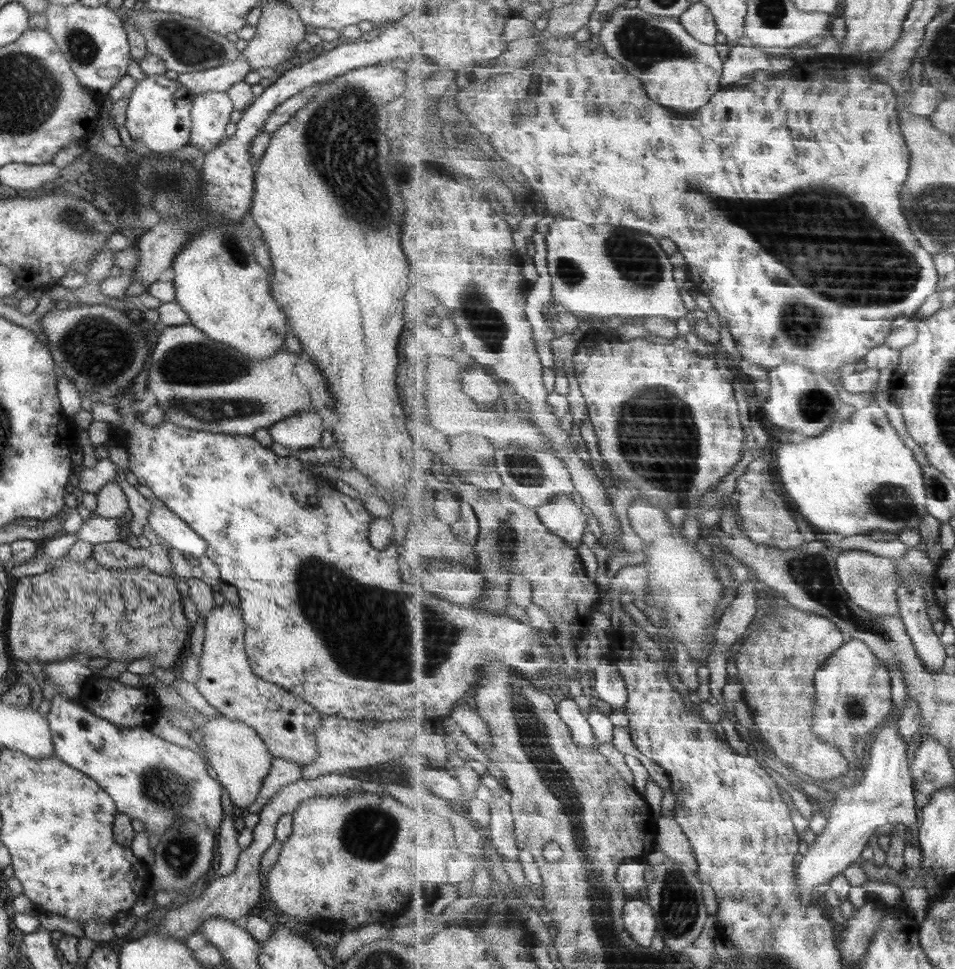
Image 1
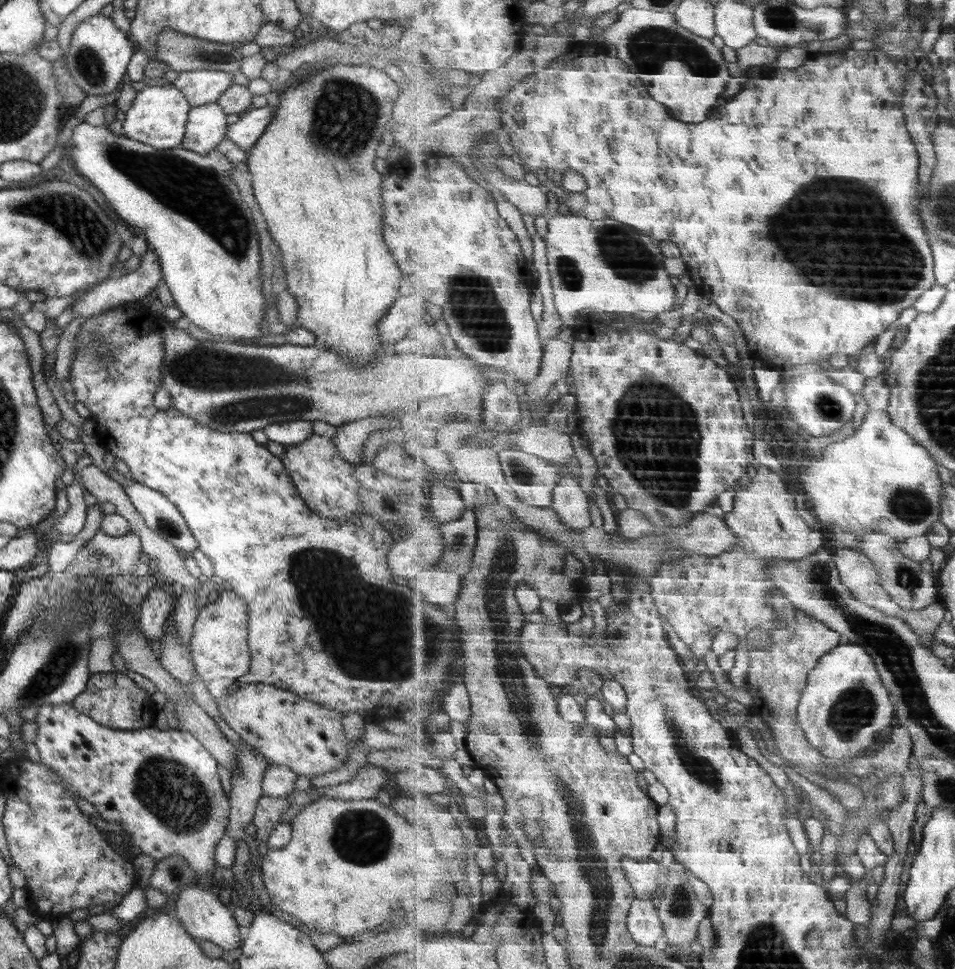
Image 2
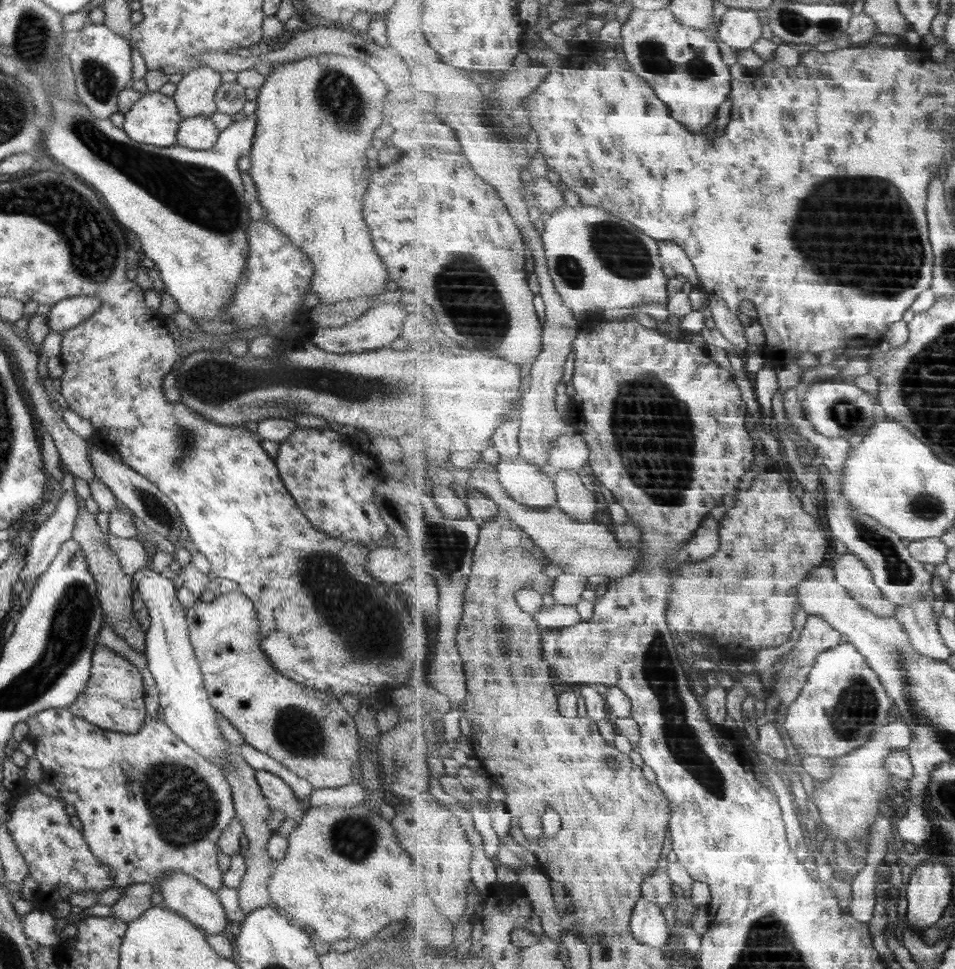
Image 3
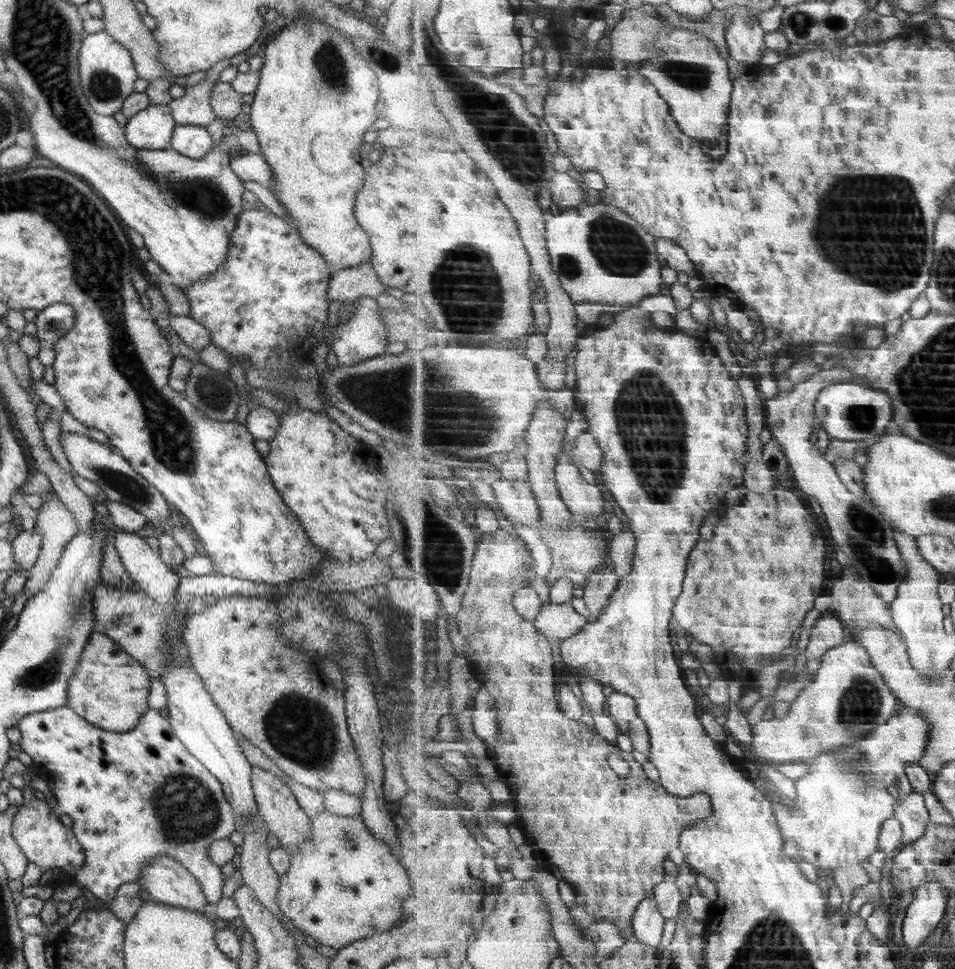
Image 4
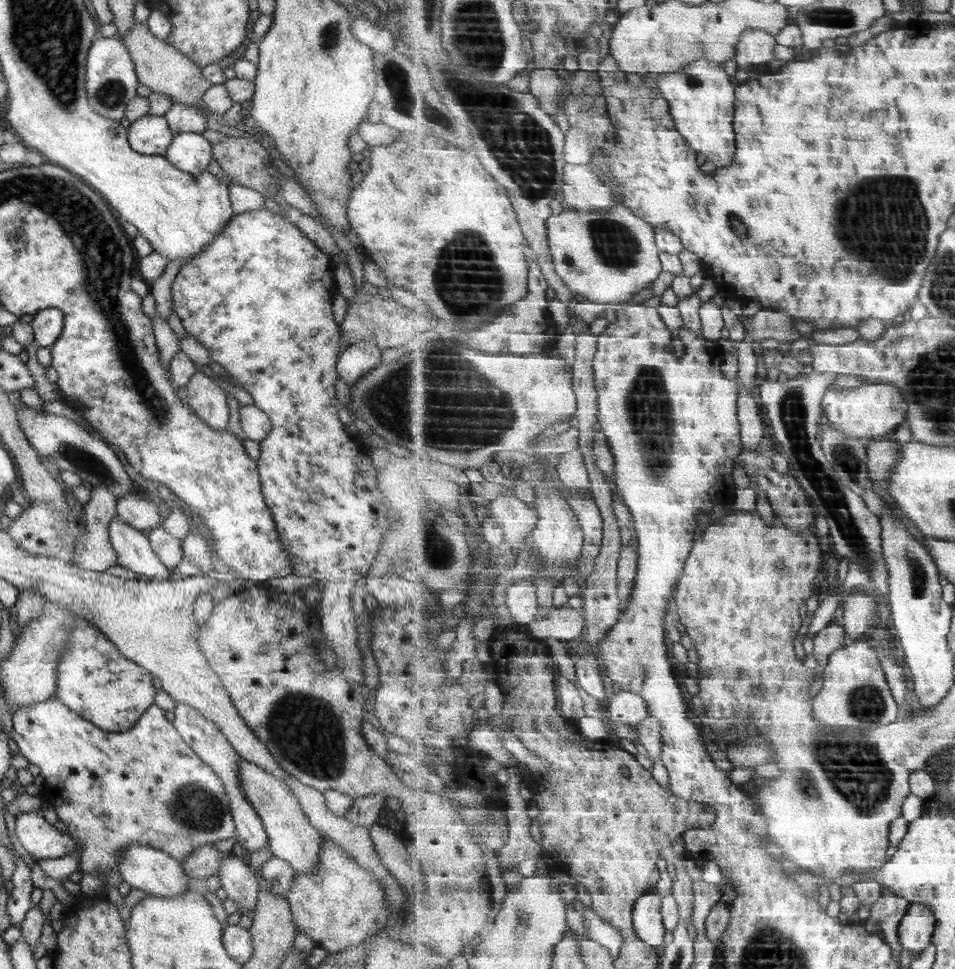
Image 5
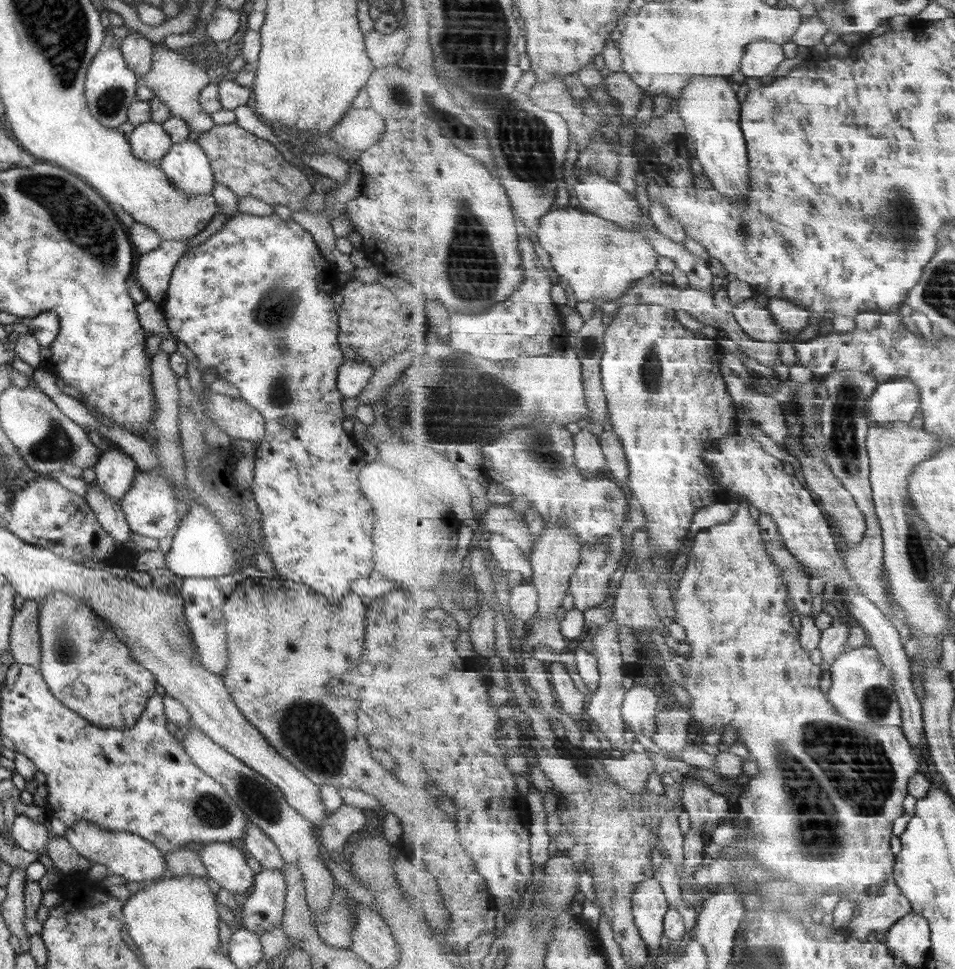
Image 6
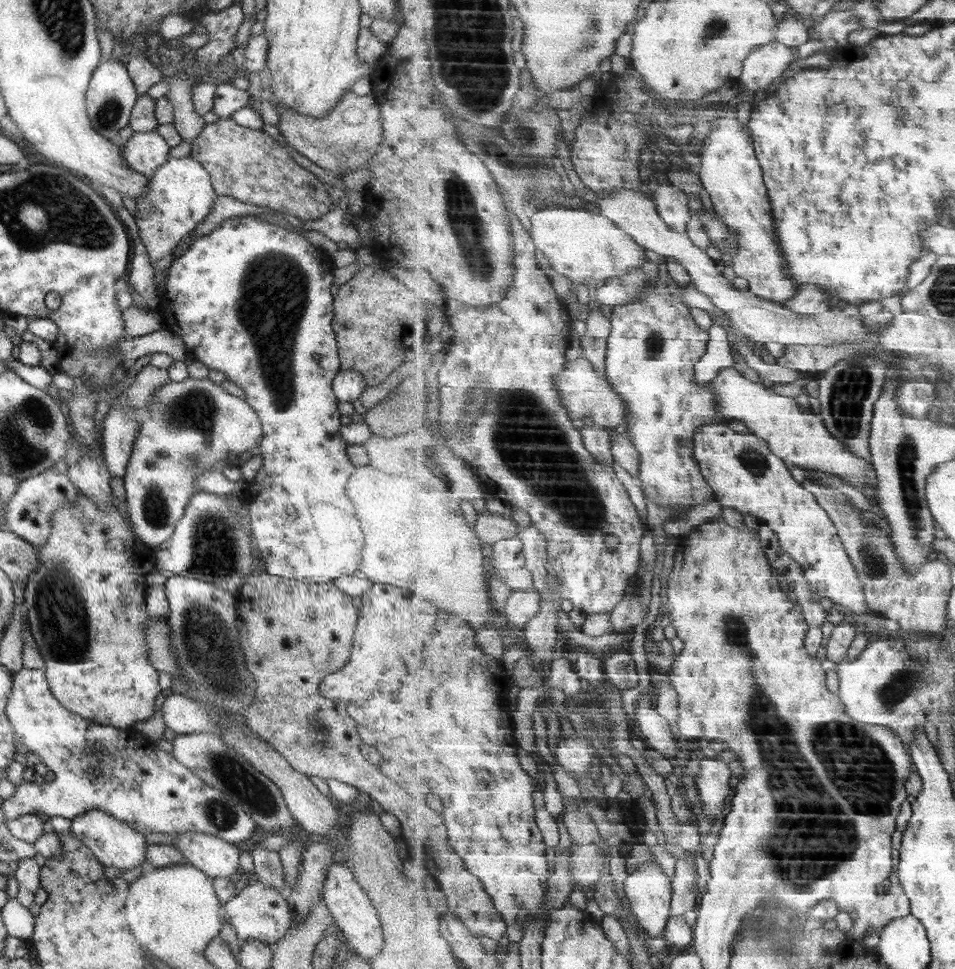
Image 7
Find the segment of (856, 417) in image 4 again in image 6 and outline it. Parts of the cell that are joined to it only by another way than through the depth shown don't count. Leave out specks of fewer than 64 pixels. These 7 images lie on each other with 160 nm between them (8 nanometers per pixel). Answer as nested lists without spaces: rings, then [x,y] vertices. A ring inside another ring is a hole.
[[[891,380],[882,382],[868,402],[868,419],[871,424],[890,425],[891,422],[907,422],[921,411],[920,388],[911,380]]]

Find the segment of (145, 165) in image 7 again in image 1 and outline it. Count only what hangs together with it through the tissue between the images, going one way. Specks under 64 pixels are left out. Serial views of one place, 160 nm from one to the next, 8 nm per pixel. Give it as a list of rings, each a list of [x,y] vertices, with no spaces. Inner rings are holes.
[[[163,75],[146,77],[136,82],[126,110],[125,128],[135,142],[143,142],[151,152],[173,152],[188,144],[190,108],[194,96],[179,82]]]

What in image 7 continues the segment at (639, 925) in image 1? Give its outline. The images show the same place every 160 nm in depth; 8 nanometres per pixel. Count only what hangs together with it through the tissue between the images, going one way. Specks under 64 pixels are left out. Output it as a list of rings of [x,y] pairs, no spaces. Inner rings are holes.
[[[645,861],[625,878],[624,890],[630,902],[631,912],[646,934],[653,939],[664,938],[667,922],[671,915],[674,886],[672,880],[663,872],[659,862]]]

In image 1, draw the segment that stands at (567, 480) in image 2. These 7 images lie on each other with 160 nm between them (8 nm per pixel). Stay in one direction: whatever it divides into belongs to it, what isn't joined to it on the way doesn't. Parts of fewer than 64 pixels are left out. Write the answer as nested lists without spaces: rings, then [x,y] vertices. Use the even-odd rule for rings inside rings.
[[[559,496],[552,502],[537,507],[536,511],[543,524],[559,535],[572,547],[579,548],[587,530],[587,517],[577,506],[572,496]]]

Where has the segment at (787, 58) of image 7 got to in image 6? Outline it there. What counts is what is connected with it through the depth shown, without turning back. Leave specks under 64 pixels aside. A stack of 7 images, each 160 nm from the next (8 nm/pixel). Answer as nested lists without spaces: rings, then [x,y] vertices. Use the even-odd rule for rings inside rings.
[[[756,40],[746,46],[741,72],[748,78],[760,79],[763,76],[775,76],[787,66],[782,45]]]

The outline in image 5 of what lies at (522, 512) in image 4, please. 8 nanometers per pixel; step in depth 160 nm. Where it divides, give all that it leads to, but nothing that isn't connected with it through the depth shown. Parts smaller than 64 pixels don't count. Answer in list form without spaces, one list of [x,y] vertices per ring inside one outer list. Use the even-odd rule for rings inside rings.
[[[502,490],[501,496],[491,501],[488,509],[503,526],[504,542],[510,543],[518,555],[527,534],[538,525],[537,508],[523,502],[512,490]]]

